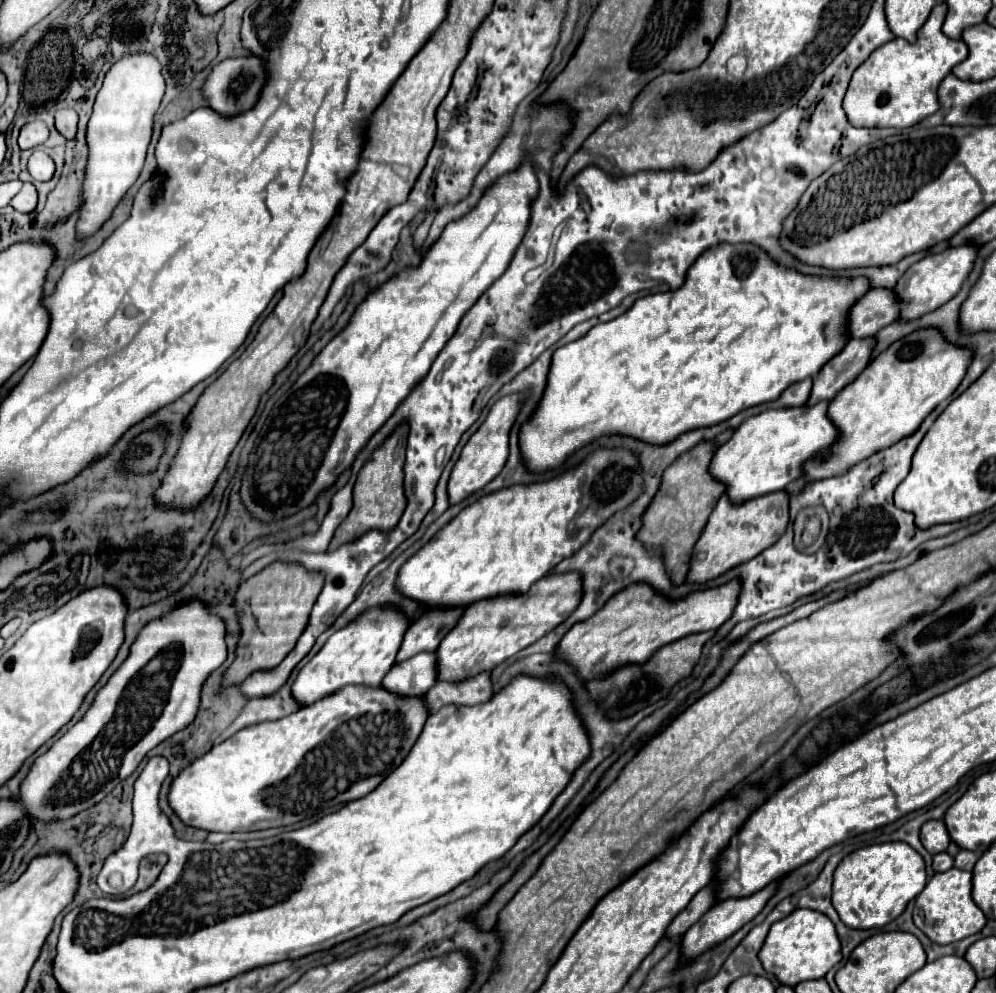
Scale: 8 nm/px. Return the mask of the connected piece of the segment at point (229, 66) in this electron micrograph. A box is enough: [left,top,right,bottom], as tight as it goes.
[203,55,265,115]

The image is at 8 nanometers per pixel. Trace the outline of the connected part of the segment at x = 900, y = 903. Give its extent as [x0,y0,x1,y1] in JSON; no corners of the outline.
[833,841,927,929]

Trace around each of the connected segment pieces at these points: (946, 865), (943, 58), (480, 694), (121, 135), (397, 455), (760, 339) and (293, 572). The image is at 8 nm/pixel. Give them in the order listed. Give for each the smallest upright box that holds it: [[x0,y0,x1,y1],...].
[[933,853,953,871],[843,5,969,129],[427,671,493,713],[77,55,165,239],[329,425,407,549],[519,243,871,471],[221,563,323,687]]

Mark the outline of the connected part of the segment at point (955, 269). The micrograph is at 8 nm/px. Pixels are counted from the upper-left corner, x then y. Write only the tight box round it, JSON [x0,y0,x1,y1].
[893,243,979,319]

